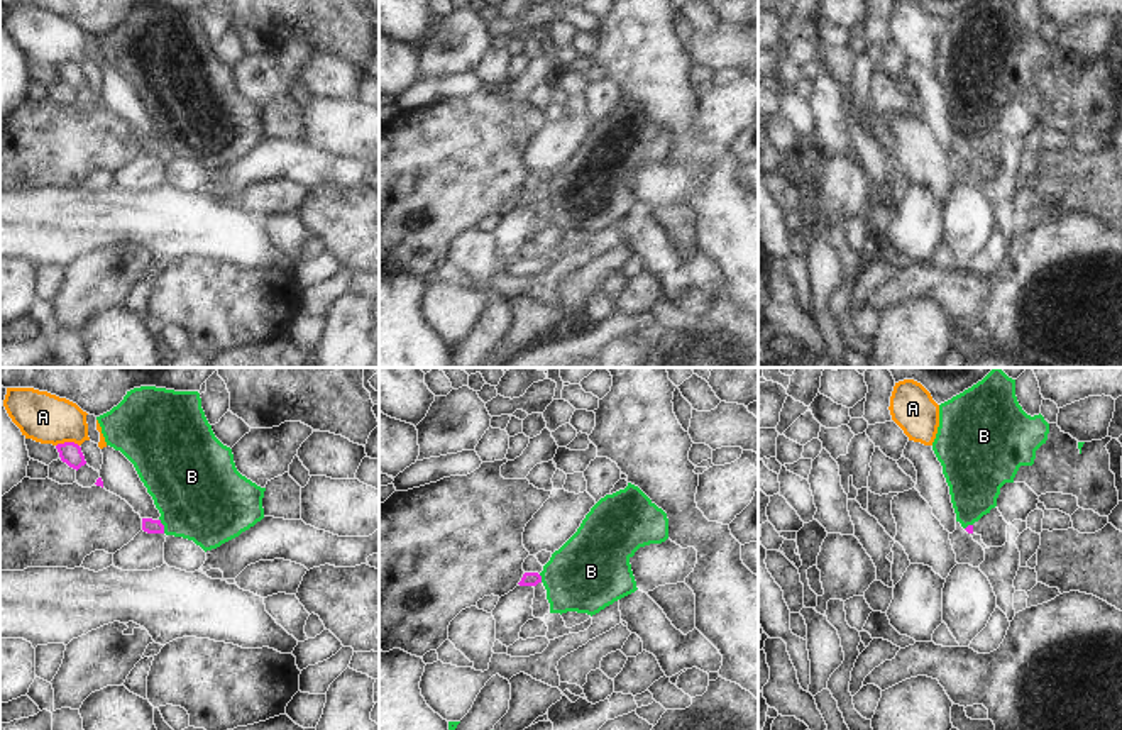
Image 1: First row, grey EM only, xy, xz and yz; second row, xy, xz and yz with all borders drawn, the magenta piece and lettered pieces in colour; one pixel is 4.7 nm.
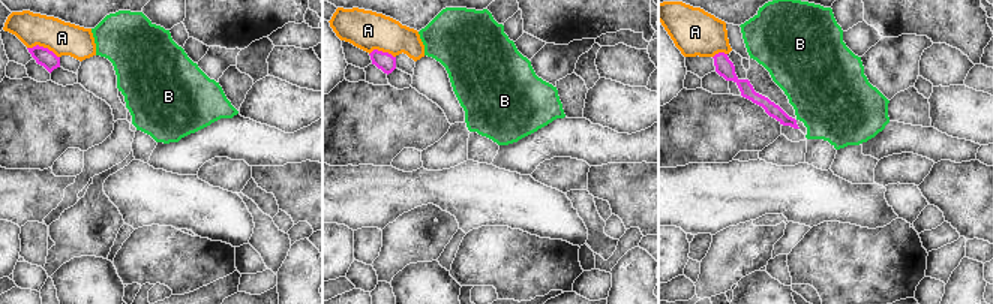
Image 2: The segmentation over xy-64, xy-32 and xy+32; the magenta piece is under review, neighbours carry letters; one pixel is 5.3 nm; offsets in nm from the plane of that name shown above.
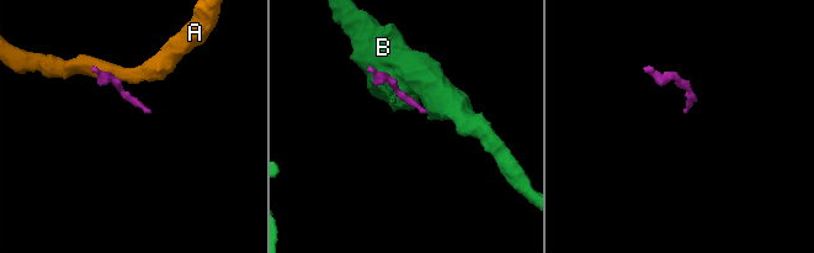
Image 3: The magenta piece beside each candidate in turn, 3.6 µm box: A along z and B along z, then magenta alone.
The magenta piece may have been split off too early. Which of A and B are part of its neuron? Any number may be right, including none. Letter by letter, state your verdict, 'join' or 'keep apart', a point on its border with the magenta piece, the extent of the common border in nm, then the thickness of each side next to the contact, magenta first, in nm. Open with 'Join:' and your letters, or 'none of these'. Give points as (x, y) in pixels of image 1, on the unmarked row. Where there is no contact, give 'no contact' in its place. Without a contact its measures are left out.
Join: none of these
A: keep apart; contact xy (66, 63); length 110 nm; calibres 110 and 240 nm
B: keep apart; contact xy (163, 146); length 80 nm; calibres 70 and 420 nm

